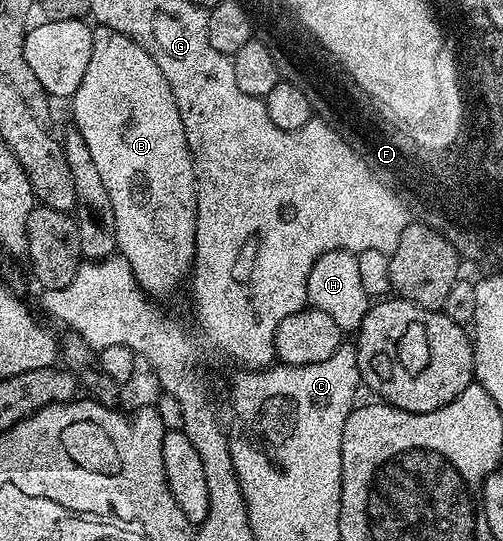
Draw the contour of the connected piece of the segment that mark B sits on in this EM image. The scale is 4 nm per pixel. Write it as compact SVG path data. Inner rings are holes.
M96 25L94 27L93 52L89 66L69 104L71 104L71 114L75 117L75 122L73 122L74 129L78 130L85 140L85 148L89 148L89 156L93 160L93 164L97 164L97 172L109 192L109 200L113 200L113 216L117 216L118 253L129 264L137 284L148 296L167 294L170 290L177 289L182 282L184 285L185 279L190 275L191 266L195 263L195 229L197 228L195 161L191 159L189 144L185 140L185 124L181 124L181 112L177 108L175 97L161 72L161 68L157 68L155 58L149 56L149 52L145 52L145 48L141 48L141 44L137 44L129 36L125 36L116 30L111 30L107 26Z

